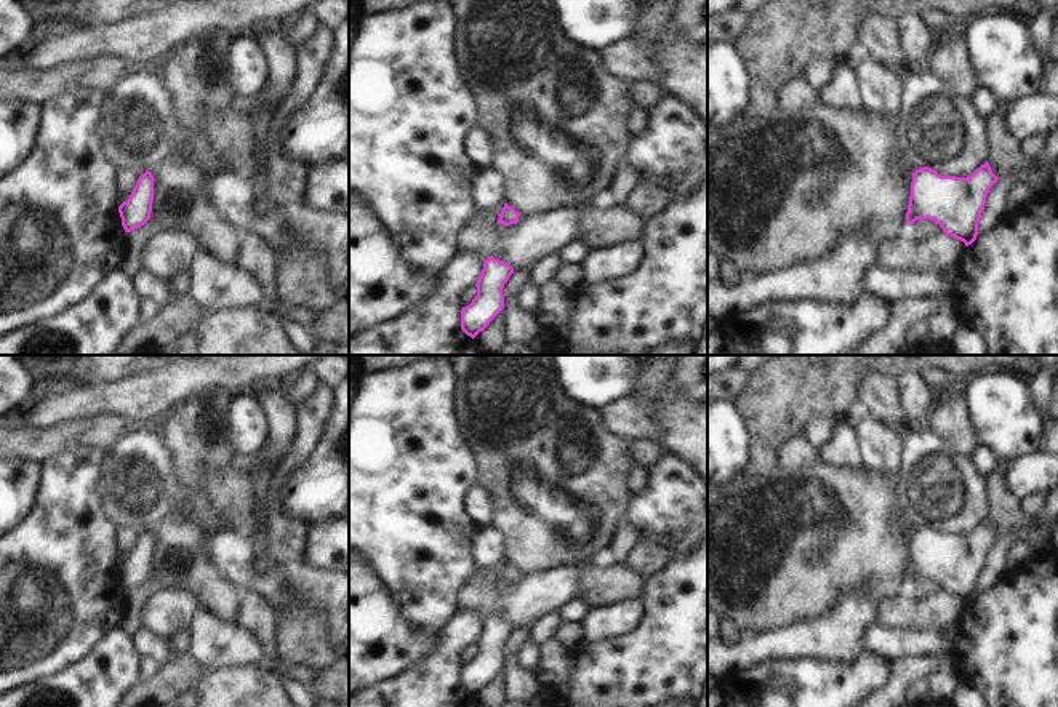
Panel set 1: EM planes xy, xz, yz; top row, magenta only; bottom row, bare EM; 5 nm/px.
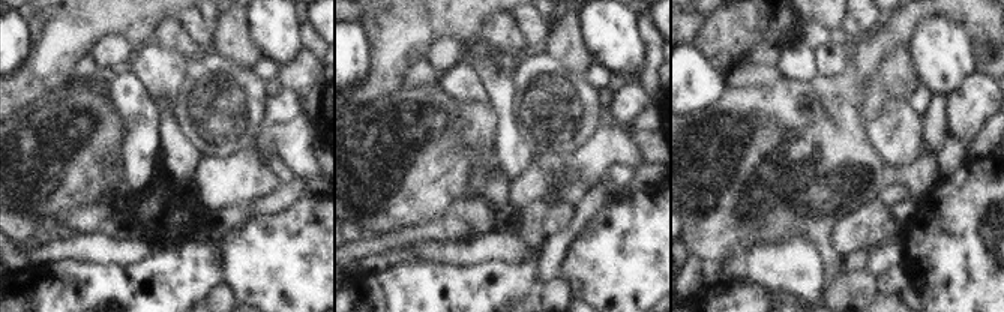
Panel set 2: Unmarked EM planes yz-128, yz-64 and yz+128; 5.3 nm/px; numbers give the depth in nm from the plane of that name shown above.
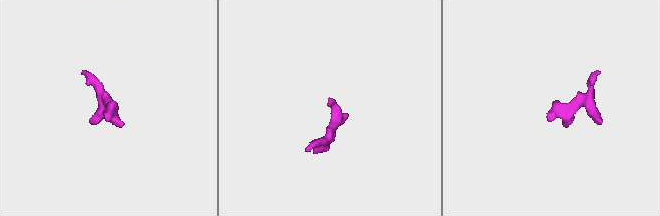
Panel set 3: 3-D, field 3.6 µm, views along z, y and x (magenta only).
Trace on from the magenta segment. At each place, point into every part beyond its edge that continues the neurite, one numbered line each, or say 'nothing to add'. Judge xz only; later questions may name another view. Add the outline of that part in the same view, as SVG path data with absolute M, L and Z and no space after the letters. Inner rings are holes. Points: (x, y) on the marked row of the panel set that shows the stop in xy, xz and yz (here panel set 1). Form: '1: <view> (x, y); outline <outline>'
nothing to add

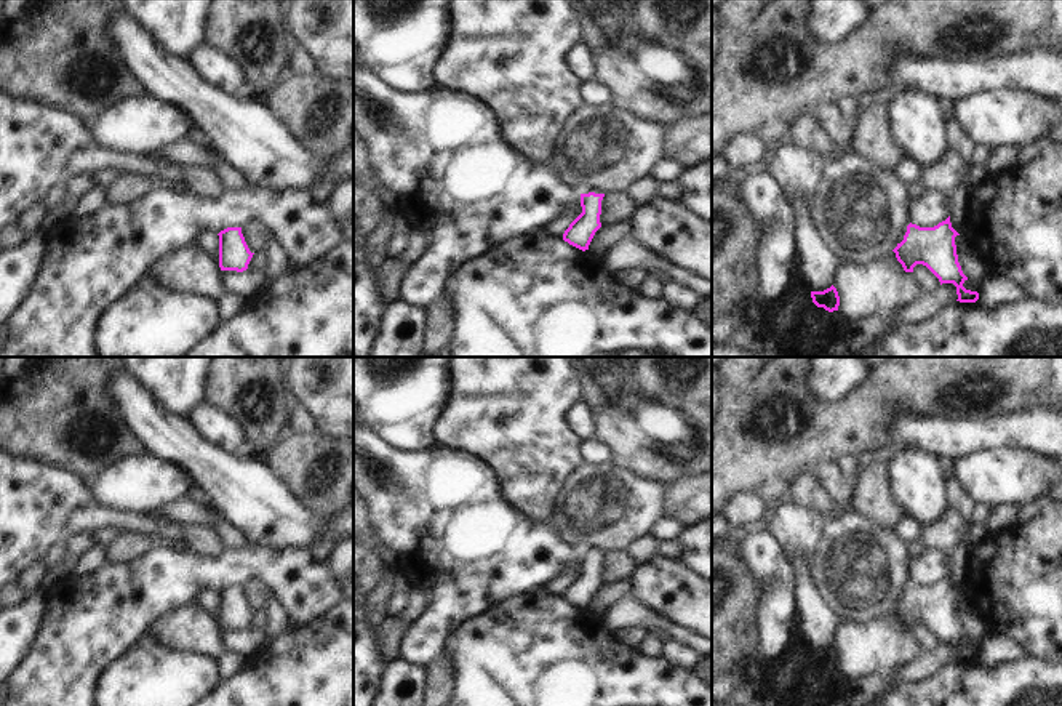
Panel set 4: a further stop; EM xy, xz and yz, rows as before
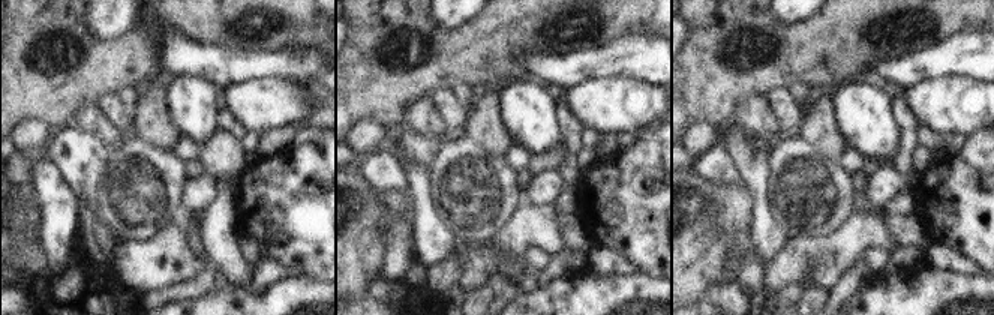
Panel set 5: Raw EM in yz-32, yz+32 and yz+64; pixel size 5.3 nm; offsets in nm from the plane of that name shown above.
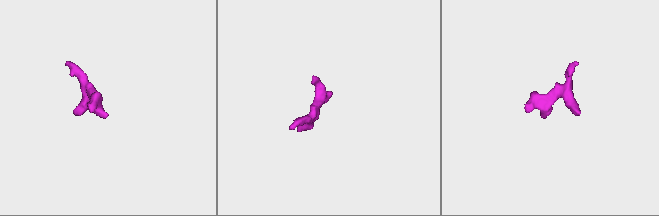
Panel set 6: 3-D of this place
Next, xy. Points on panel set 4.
nothing to add

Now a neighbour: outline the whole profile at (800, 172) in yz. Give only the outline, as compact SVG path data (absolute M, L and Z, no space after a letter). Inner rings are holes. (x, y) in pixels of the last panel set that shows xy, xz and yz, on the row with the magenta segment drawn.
M784 141L776 149L769 150L763 166L779 179L790 202L796 197L806 200L822 242L840 261L840 266L867 266L892 253L892 250L886 250L876 258L864 258L852 250L844 250L838 243L827 224L830 197L822 192L819 186L827 165L825 160L812 150L804 150L792 141Z

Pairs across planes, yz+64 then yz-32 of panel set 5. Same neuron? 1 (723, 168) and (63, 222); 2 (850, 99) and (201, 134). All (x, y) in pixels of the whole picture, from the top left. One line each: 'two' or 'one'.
1: one
2: one

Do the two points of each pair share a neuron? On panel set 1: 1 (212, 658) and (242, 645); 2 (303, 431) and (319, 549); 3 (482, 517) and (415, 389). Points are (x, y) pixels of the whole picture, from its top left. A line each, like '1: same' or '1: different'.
1: same
2: different
3: different

